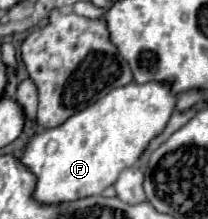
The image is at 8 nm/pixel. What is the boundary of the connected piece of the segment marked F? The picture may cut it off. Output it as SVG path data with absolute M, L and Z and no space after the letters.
M128 83L74 113L66 123L34 135L22 153L22 163L38 177L36 201L62 203L100 195L118 179L122 169L140 159L148 143L164 131L174 109L176 93L168 83Z

